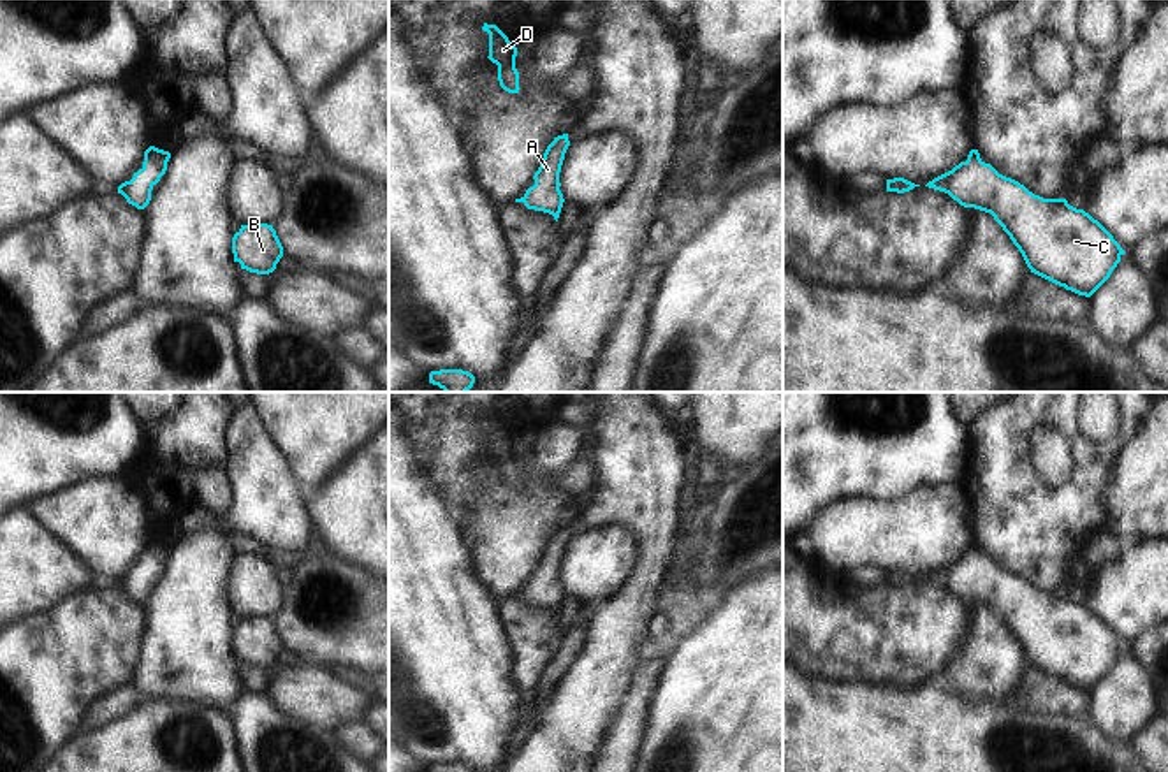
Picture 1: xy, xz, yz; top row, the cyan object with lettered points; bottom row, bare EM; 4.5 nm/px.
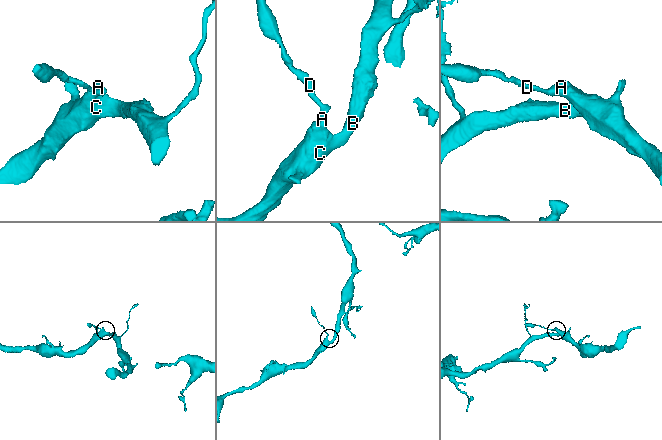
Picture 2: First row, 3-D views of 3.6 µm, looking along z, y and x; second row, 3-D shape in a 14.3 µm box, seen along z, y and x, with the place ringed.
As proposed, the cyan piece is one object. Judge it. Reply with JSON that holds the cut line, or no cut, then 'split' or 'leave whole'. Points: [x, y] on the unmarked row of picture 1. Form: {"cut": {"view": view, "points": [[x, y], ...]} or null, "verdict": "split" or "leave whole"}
{"cut": null, "verdict": "leave whole"}

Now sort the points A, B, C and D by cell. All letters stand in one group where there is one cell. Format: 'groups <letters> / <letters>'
groups A B C D

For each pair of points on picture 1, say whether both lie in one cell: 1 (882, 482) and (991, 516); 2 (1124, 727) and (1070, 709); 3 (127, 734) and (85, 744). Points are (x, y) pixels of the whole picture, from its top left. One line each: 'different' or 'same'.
1: different
2: different
3: same

